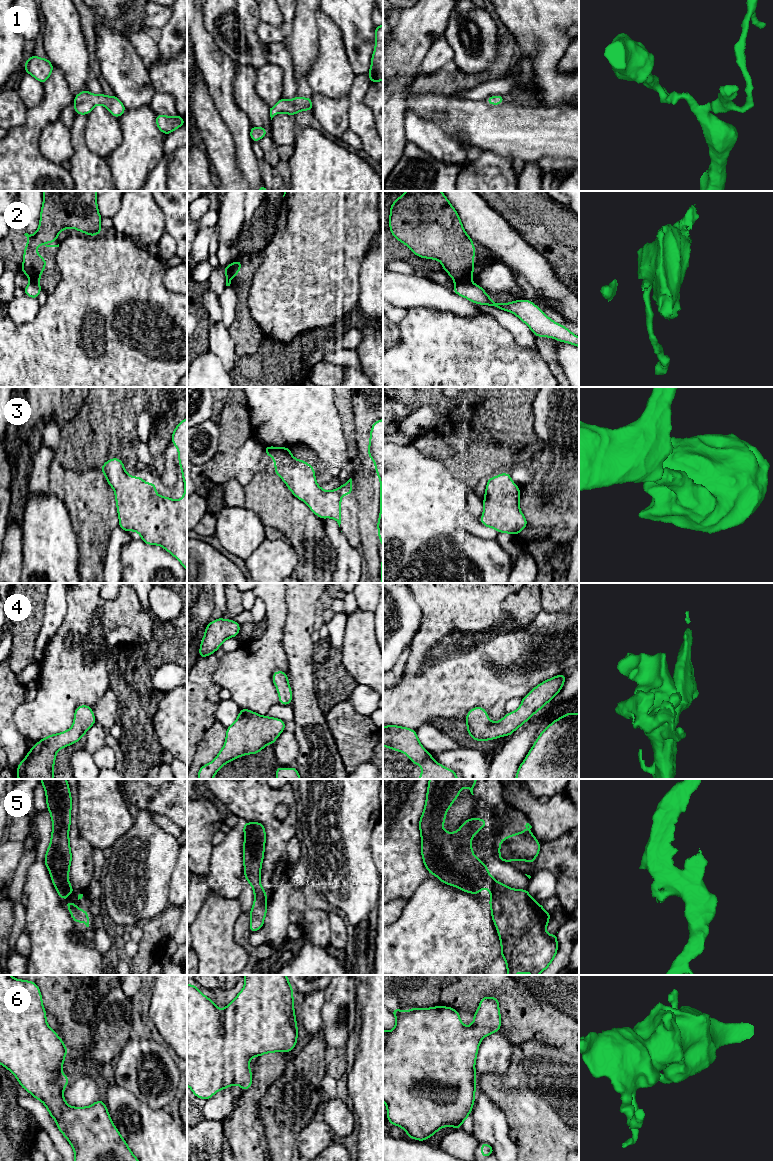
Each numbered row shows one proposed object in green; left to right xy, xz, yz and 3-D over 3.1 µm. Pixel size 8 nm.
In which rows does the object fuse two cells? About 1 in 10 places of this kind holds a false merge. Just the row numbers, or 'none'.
2

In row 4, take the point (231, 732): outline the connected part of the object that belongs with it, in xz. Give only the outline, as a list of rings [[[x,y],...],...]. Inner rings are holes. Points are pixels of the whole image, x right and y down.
[[[240,708],[236,721],[226,730],[226,741],[216,758],[203,765],[198,771],[199,779],[212,779],[226,763],[247,754],[258,754],[266,745],[273,745],[277,737],[285,730],[285,721],[278,718],[261,716],[251,710]]]

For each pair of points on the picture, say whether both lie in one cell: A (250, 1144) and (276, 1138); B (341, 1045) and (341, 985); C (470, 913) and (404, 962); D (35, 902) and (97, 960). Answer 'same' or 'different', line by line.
A: different
B: same
C: same
D: same

